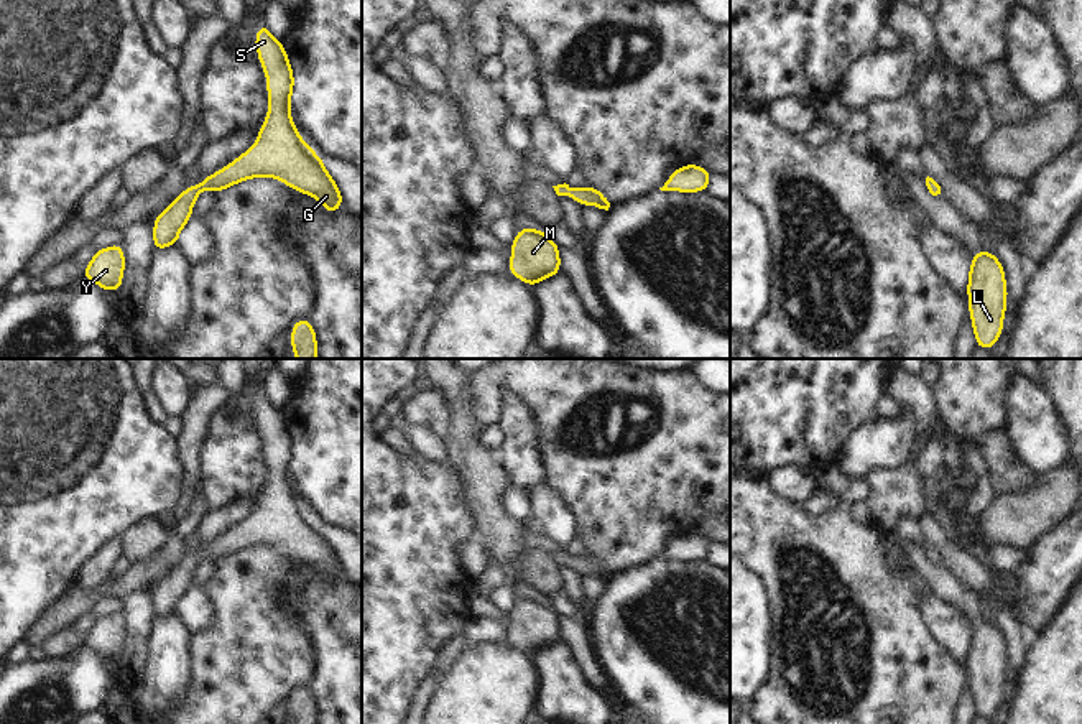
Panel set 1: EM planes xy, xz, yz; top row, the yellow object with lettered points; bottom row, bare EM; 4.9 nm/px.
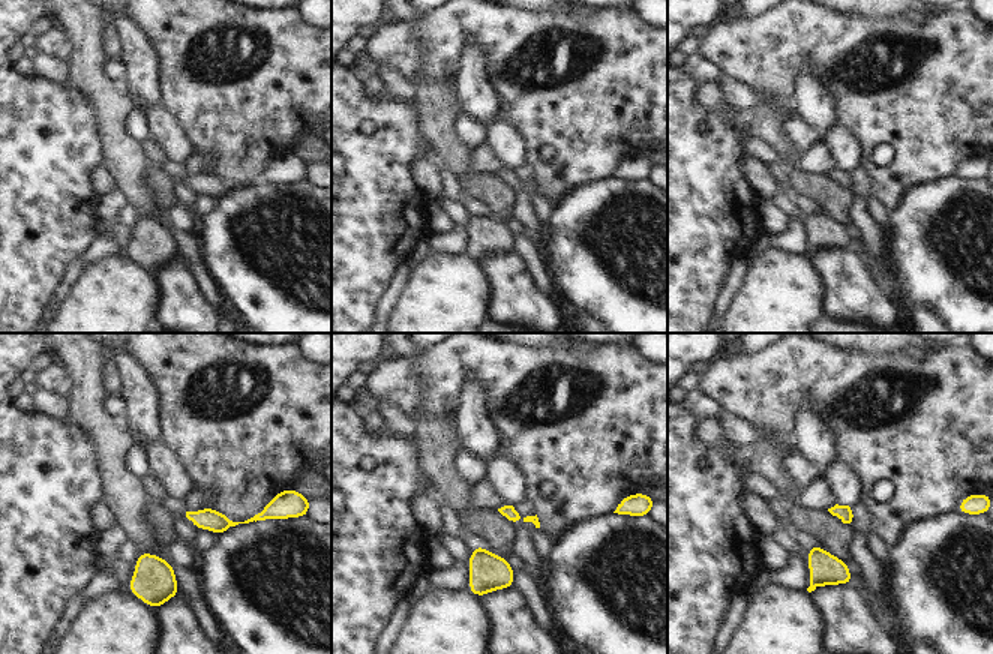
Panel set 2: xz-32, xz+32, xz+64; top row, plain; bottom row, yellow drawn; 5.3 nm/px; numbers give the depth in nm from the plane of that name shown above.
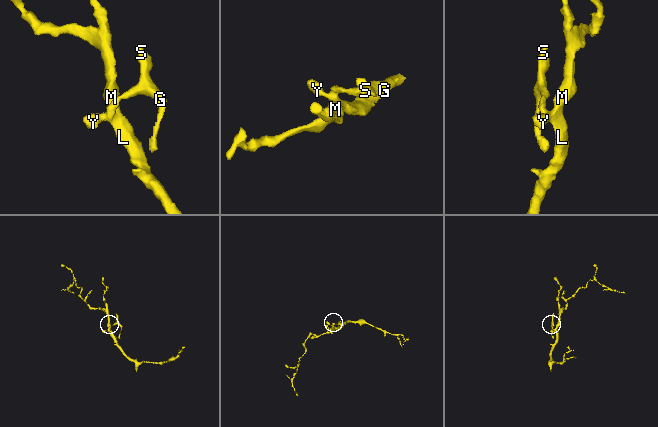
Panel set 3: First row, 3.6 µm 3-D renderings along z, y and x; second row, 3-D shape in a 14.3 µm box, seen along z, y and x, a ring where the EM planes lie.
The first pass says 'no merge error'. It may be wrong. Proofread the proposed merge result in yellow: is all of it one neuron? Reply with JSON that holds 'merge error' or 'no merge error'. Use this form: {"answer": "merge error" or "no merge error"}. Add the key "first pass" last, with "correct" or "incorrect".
{"answer": "no merge error", "first pass": "correct"}

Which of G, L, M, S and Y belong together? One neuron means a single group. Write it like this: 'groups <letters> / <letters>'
groups G L M S Y

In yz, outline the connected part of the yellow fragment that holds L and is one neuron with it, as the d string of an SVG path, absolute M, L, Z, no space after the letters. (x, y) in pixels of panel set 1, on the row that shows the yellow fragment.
M980 248L972 257L967 299L975 346L992 350L1003 334L1003 319L1008 314L1005 268L995 253Z

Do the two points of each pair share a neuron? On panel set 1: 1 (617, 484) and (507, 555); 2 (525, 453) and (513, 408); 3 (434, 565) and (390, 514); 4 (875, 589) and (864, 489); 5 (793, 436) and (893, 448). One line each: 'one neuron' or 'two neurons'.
1: two neurons
2: one neuron
3: one neuron
4: two neurons
5: two neurons

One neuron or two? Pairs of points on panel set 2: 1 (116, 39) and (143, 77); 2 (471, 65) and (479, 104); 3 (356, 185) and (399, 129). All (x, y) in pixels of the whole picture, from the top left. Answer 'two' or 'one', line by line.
1: two
2: one
3: one

